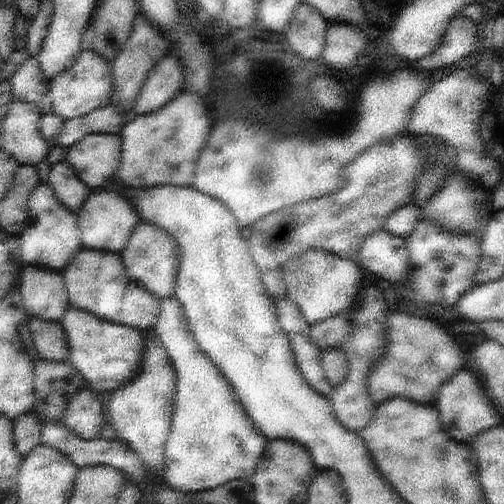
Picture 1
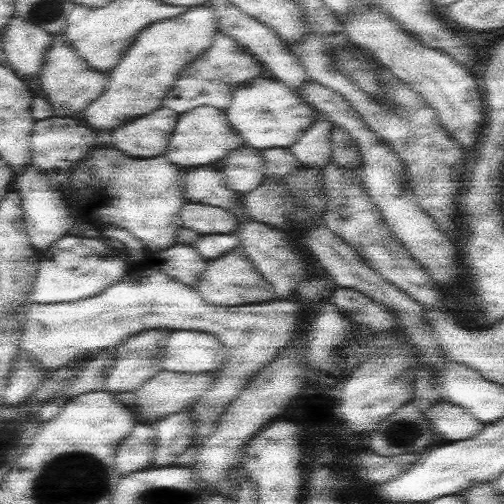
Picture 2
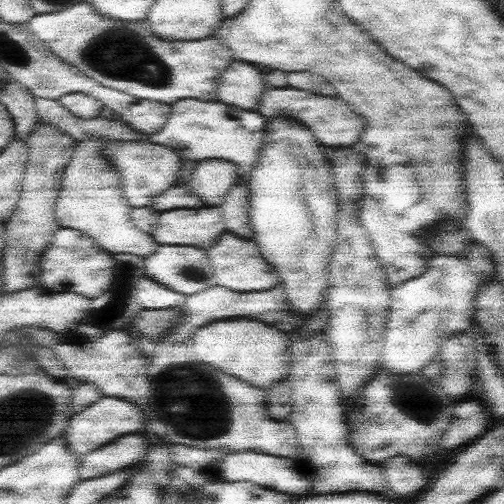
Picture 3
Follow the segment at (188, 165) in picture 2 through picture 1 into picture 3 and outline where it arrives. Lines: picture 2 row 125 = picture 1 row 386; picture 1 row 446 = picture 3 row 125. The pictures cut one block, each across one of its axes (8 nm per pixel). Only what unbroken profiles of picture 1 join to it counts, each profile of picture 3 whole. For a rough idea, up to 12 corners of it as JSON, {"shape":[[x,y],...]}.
{"shape":[[175,102],[147,140],[193,162],[251,164],[267,118],[223,102]]}

